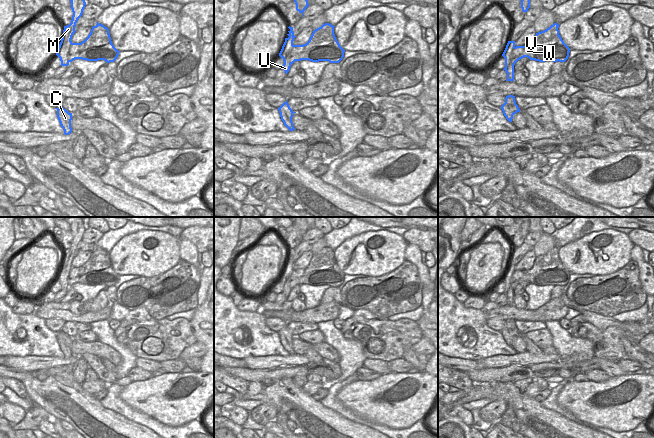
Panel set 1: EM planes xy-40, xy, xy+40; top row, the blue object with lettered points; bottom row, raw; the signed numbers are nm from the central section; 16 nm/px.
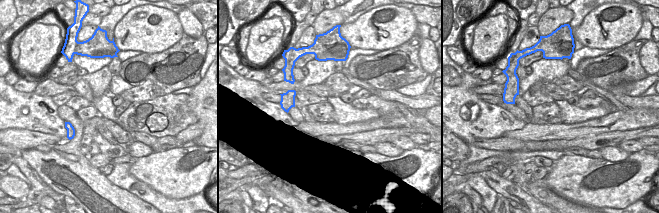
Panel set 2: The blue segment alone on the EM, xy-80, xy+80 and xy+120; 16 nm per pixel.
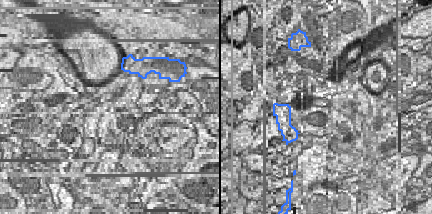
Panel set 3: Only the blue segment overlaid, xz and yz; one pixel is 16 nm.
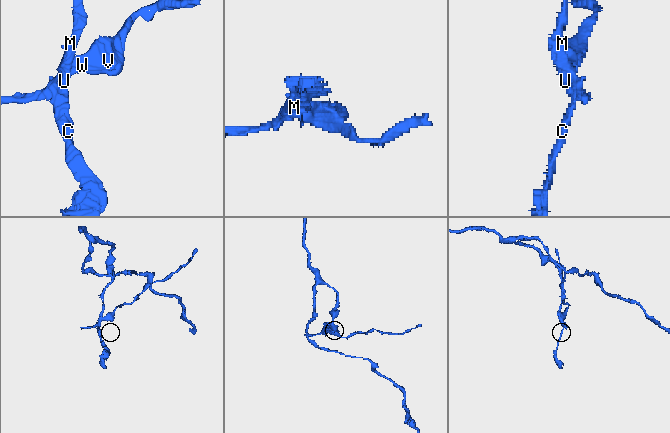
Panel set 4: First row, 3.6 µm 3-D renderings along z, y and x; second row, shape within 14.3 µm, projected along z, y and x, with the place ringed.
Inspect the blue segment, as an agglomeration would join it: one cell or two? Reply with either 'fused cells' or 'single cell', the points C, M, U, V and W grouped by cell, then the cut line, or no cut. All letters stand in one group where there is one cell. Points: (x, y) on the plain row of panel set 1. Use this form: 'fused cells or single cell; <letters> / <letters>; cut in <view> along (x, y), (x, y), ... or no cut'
fused cells; C M U / V W; cut in xy+40 along (515, 271), (510, 281), (510, 287), (513, 290)

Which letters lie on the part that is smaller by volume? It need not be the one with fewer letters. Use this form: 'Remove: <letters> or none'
Remove: V, W

